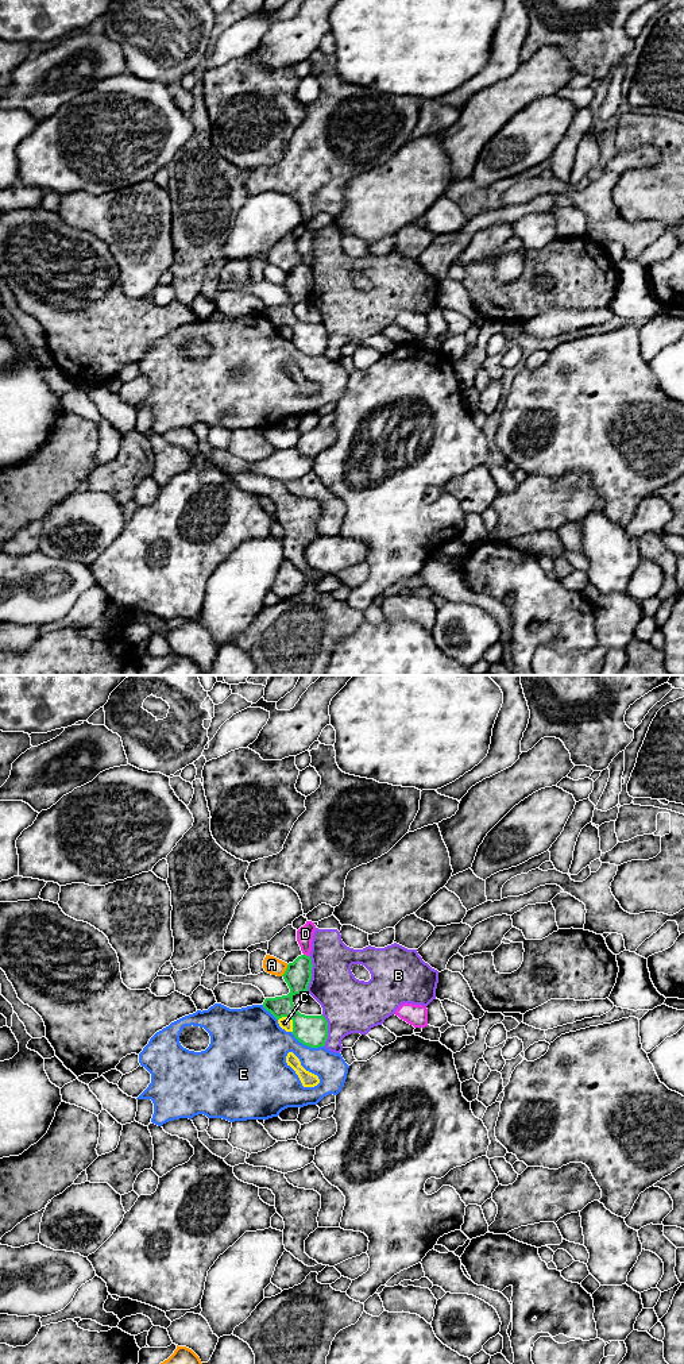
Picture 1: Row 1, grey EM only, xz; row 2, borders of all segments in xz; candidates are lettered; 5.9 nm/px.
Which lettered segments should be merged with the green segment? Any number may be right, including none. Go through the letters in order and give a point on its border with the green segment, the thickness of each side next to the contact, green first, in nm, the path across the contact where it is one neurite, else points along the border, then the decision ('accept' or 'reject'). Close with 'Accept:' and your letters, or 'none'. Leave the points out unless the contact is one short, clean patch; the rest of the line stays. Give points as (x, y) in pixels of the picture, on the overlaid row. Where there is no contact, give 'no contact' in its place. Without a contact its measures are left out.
A: meets green in xz at (286, 970); 160 nm thick on the green side, 100 nm on the other; reject
B: meets green in xz at (310, 973); 160 nm thick on the green side, 280 nm on the other; reject
C: meets green in xz at (292, 1018); 190 nm thick on the green side, 80 nm on the other; border along xz (279, 1017), (289, 1017), (292, 1020), (292, 1032); reject
D: meets green in xz at (305, 955); 160 nm thick on the green side, 100 nm on the other; border along xz (304, 954), (308, 956); reject
E: meets green in xz at (306, 1044); 190 nm thick on the green side, 280 nm on the other; reject
Accept: none

